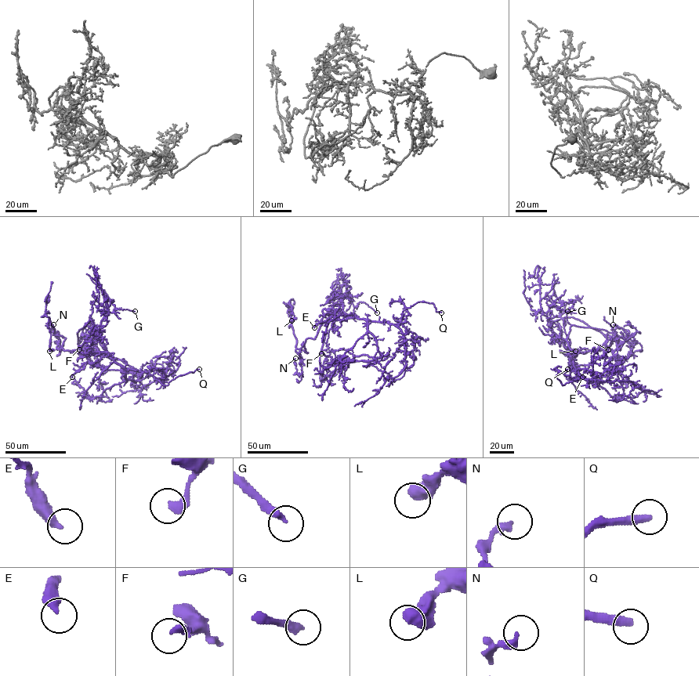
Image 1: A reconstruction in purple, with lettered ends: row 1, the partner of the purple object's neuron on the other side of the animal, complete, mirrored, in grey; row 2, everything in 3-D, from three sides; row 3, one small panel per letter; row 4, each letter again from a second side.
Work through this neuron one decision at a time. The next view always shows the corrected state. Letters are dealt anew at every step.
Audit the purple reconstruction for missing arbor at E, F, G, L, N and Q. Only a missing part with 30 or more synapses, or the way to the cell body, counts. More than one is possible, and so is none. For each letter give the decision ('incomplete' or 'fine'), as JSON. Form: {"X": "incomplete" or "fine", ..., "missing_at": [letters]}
{"E": "fine", "F": "fine", "G": "fine", "L": "fine", "N": "fine", "Q": "incomplete", "missing_at": ["Q"]}

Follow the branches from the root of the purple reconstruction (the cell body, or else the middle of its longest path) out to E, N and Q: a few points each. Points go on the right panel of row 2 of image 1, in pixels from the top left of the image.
E: (565, 352), (570, 352), (574, 357), (574, 362), (582, 377)
N: (565, 352), (593, 352), (607, 340), (605, 334), (615, 341), (624, 341), (630, 338), (628, 331), (613, 324)
Q: (565, 352), (571, 353), (573, 365), (581, 377), (563, 385), (556, 375), (558, 372), (566, 372), (567, 369)

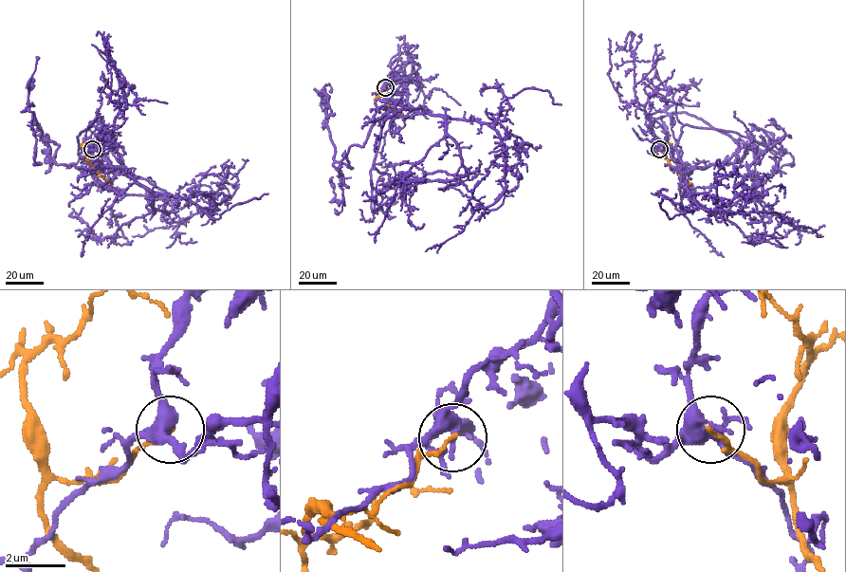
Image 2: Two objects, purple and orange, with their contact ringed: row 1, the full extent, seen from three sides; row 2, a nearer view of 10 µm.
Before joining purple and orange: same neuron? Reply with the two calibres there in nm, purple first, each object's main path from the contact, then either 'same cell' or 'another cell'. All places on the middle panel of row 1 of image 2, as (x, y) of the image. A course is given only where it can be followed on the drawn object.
320 nm thick on the purple side, 140 nm on the other; purple runs (385, 87), (401, 78), (415, 112), (377, 100), (351, 168), (334, 159), (330, 92); orange runs (385, 87), (377, 92), (404, 119); another cell

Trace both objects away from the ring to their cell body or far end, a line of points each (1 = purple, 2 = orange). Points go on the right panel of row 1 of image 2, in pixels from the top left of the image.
1: (659, 149), (653, 138), (673, 148), (673, 170), (718, 167), (740, 147), (663, 111), (664, 57)
2: (659, 149), (674, 169), (691, 183)

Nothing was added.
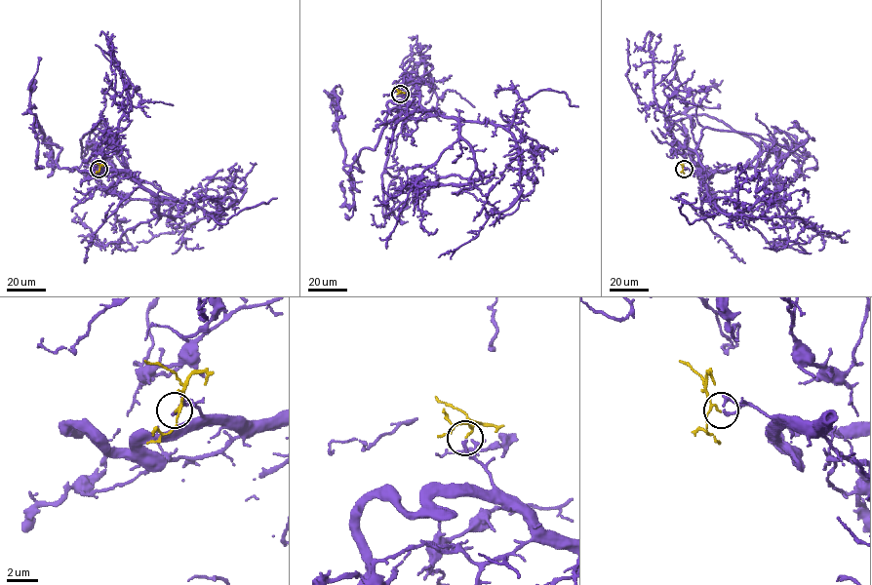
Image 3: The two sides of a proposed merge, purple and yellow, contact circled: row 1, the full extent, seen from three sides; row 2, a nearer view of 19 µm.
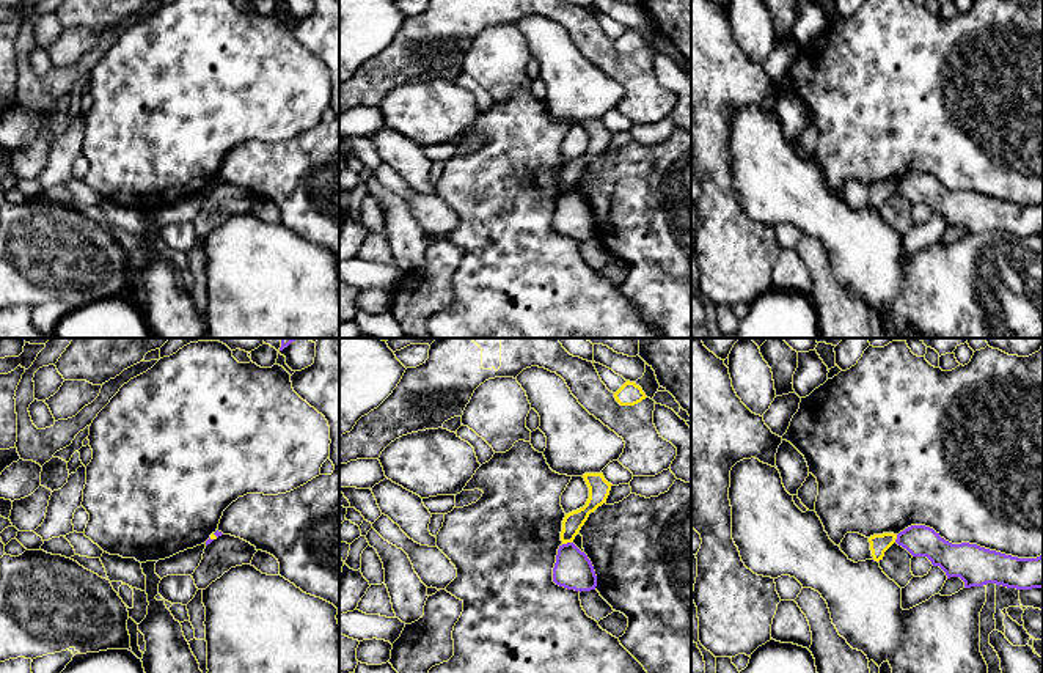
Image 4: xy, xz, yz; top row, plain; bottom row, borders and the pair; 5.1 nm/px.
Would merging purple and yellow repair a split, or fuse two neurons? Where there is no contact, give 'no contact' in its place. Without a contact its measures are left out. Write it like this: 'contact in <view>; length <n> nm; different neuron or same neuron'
contact in xz; length 50 nm; different neuron

